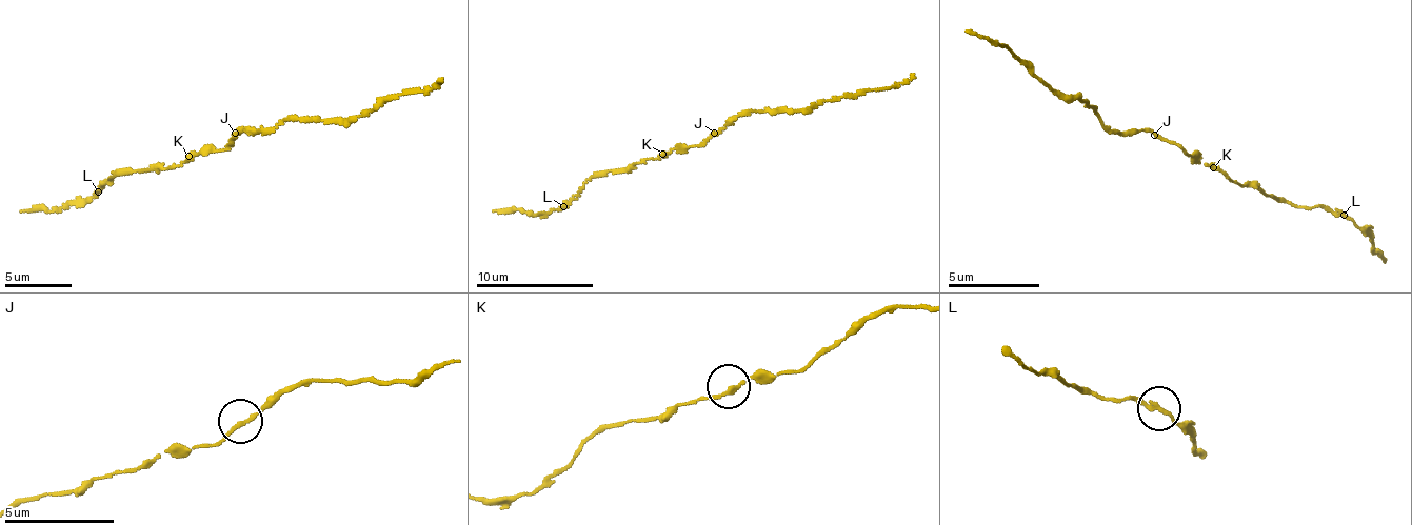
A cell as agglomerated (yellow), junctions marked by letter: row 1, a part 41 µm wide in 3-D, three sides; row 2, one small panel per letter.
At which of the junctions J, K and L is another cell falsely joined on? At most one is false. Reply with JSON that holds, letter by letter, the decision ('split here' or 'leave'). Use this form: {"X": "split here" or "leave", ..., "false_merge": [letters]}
{"J": "leave", "K": "leave", "L": "leave", "false_merge": []}

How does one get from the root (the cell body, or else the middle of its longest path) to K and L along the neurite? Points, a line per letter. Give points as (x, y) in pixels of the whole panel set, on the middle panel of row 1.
K: (703, 143), (662, 154)
L: (703, 143), (671, 149), (656, 159), (641, 160), (632, 167), (594, 173), (563, 206)

